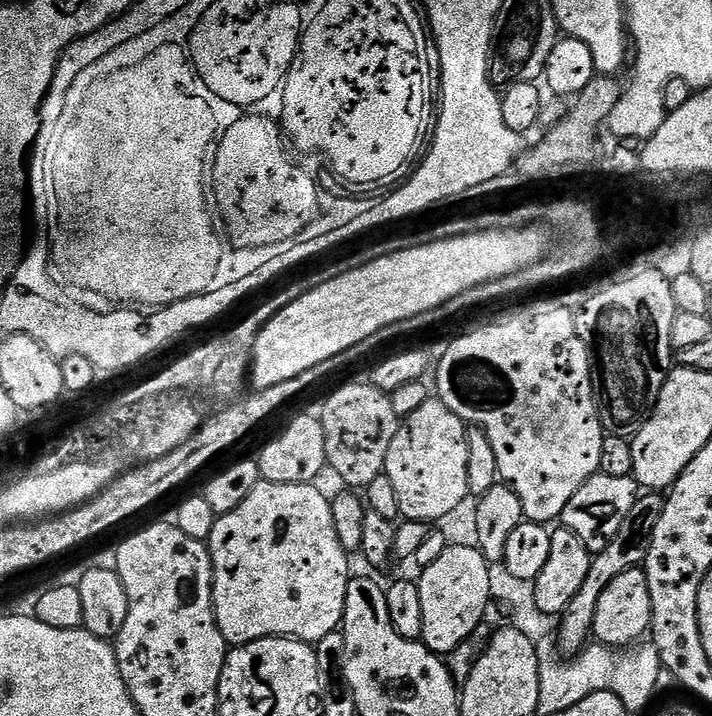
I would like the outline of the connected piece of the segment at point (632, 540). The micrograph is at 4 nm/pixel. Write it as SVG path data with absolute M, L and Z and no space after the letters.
M644 494L637 499L630 510L626 522L622 522L622 530L618 530L616 537L608 543L606 550L595 553L592 557L590 574L582 584L582 590L574 596L574 602L566 606L564 615L559 617L560 629L556 632L556 644L561 648L565 657L571 658L589 643L590 633L594 626L594 610L598 610L598 598L602 598L606 586L618 578L618 574L626 574L626 570L638 568L648 558L650 542L654 534L654 526L664 509L665 497L660 494Z

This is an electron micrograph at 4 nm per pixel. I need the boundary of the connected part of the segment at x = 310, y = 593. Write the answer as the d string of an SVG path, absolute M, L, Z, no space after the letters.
M261 480L254 490L250 490L250 495L246 497L246 502L238 506L238 510L230 510L230 514L216 517L216 525L206 541L208 553L212 556L212 608L216 611L216 621L218 630L222 630L225 640L229 645L239 646L249 644L262 638L271 636L291 636L294 640L303 640L306 644L315 644L326 634L337 631L343 625L344 611L346 610L346 590L350 579L348 572L349 553L344 551L342 542L338 542L338 530L334 530L334 514L332 513L332 501L326 495L316 489L315 483L310 484L279 484L269 480Z

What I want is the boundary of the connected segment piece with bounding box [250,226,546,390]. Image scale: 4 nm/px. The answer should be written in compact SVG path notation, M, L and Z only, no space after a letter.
M539 227L527 228L491 228L487 232L470 233L468 236L450 237L449 240L436 241L433 244L418 246L414 249L395 252L388 257L378 258L361 268L344 270L340 276L334 277L325 284L309 287L302 298L290 302L258 334L256 345L252 351L252 367L250 384L253 389L278 386L298 378L306 371L317 368L320 363L334 359L352 346L365 342L366 338L382 330L384 327L402 323L404 319L412 319L427 311L434 310L450 298L458 298L466 290L474 286L482 286L491 280L506 278L523 268L537 263L545 253L544 236Z

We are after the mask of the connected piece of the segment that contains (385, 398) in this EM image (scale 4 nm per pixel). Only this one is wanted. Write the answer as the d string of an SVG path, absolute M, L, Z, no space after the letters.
M371 382L344 384L324 404L322 415L326 434L327 467L333 468L347 487L364 490L374 478L384 475L386 454L394 434L398 434L402 417L394 414L391 395Z

